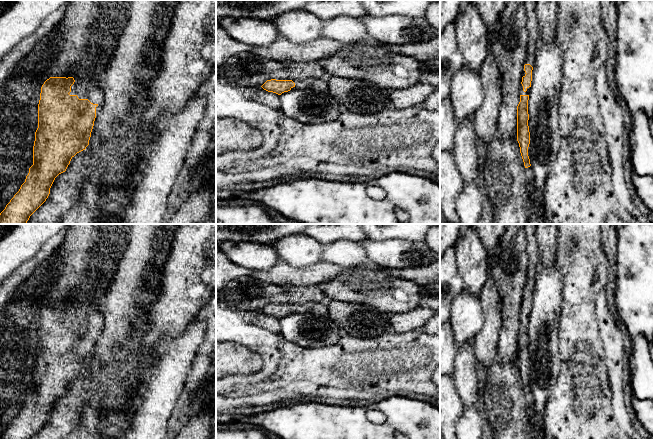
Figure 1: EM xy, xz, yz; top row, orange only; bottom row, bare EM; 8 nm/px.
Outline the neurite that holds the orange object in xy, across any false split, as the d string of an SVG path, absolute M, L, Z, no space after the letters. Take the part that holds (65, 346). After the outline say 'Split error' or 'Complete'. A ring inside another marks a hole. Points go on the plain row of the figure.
M76 291L71 300L50 301L41 311L33 389L25 406L0 439L32 439L48 422L55 402L66 395L71 383L88 372L94 345L104 326L104 299Z. Split error

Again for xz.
M307 302L305 304L267 304L262 310L264 314L281 319L290 314L312 312L318 315L328 314L327 303Z. Split error

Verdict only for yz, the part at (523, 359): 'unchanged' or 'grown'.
grown

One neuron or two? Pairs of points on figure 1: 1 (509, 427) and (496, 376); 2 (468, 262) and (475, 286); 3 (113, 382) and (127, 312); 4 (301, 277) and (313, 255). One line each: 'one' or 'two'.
1: one
2: one
3: one
4: two

